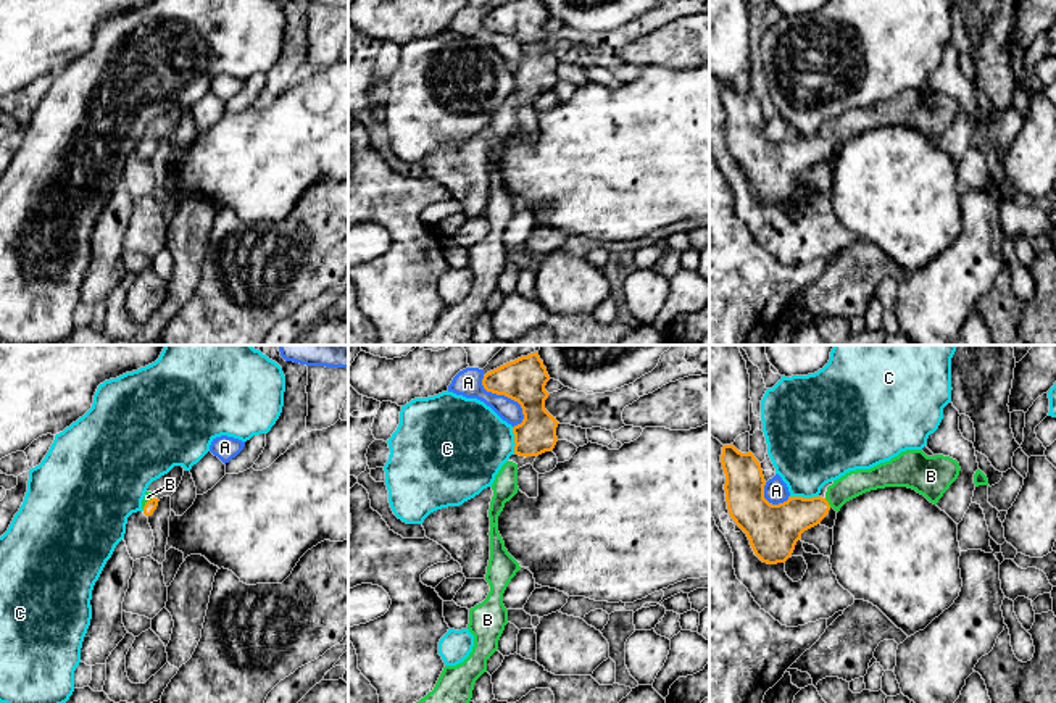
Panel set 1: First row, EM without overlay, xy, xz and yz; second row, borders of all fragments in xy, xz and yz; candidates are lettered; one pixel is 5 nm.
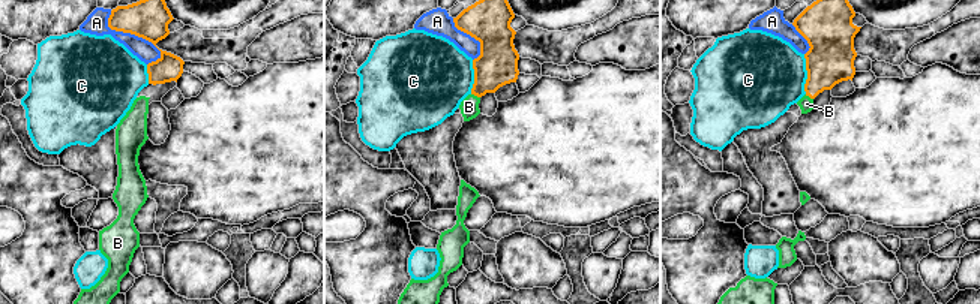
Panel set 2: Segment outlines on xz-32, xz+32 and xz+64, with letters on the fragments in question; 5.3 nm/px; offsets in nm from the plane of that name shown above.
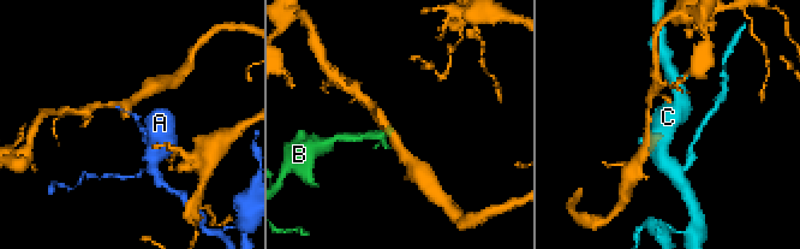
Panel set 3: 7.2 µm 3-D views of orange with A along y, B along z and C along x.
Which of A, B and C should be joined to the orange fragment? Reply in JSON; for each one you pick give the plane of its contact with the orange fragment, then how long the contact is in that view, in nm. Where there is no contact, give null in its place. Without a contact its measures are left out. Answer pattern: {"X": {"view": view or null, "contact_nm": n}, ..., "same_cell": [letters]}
{"B": {"view": "yz", "contact_nm": 60}, "same_cell": ["B"]}

